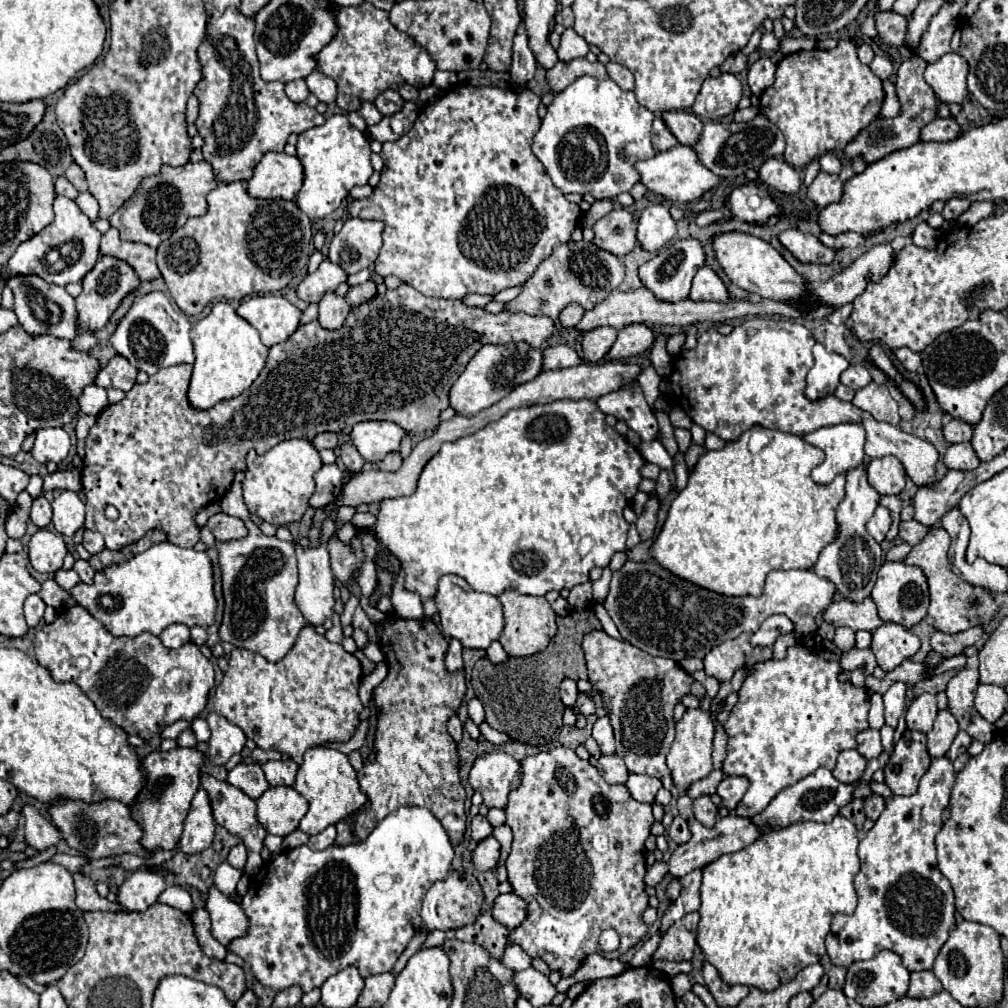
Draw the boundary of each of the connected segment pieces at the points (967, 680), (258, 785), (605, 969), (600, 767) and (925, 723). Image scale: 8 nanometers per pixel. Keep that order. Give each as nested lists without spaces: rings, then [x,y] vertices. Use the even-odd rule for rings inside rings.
[[[962,668],[946,688],[948,694],[948,710],[956,716],[960,730],[968,732],[974,740],[982,744],[990,744],[994,740],[996,728],[986,722],[974,708],[974,694],[978,688],[978,670]]]
[[[238,764],[234,770],[228,772],[228,782],[246,792],[254,800],[260,798],[270,788],[258,764]]]
[[[592,952],[592,954],[588,954],[588,956],[582,960],[580,968],[578,968],[572,976],[562,978],[562,980],[556,984],[556,990],[558,990],[558,992],[566,992],[570,986],[574,986],[574,984],[578,984],[578,982],[594,982],[594,980],[598,980],[598,978],[618,976],[618,974],[624,972],[624,968],[626,968],[626,966],[624,966],[620,960],[608,960],[608,958],[604,958],[602,954]]]
[[[610,754],[610,756],[600,756],[598,758],[598,764],[596,764],[596,770],[600,772],[600,776],[608,782],[608,784],[626,784],[628,780],[628,770],[626,770],[626,764],[620,756],[616,754]]]
[[[920,694],[906,712],[906,724],[910,730],[930,732],[936,720],[936,696],[934,694]]]

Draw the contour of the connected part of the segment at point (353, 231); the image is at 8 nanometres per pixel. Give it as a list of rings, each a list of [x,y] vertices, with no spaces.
[[[348,218],[342,230],[332,238],[328,258],[342,266],[346,274],[372,268],[382,248],[382,230],[384,224],[378,220]]]

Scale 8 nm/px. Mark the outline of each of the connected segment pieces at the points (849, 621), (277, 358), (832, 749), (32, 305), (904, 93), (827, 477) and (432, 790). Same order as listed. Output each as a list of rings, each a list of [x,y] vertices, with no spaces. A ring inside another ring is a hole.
[[[870,596],[864,598],[862,602],[850,602],[850,600],[832,602],[824,610],[824,620],[834,626],[848,626],[852,630],[868,630],[868,632],[874,632],[884,624]]]
[[[402,284],[396,290],[388,290],[388,294],[384,294],[384,296],[376,294],[372,300],[368,300],[368,302],[364,302],[360,306],[354,306],[352,312],[348,314],[344,326],[338,328],[338,330],[326,330],[316,320],[300,326],[288,340],[284,340],[284,342],[280,342],[280,344],[270,348],[266,366],[262,368],[260,376],[254,380],[254,384],[248,390],[244,390],[236,398],[222,400],[220,404],[216,404],[216,406],[212,406],[208,410],[198,410],[198,408],[190,406],[190,402],[188,402],[188,386],[190,386],[190,374],[192,374],[192,366],[190,364],[176,364],[176,366],[170,366],[170,368],[162,368],[146,384],[136,384],[130,392],[126,392],[124,400],[104,408],[98,414],[96,424],[90,428],[90,434],[86,438],[86,458],[84,458],[84,468],[82,468],[82,486],[84,486],[84,492],[86,492],[86,528],[100,532],[104,536],[104,542],[106,542],[108,550],[120,550],[120,548],[124,548],[124,544],[134,544],[136,540],[140,540],[152,528],[162,530],[168,536],[168,542],[172,542],[176,546],[194,548],[196,542],[200,540],[200,528],[196,528],[196,520],[194,520],[196,512],[200,512],[200,508],[204,508],[204,504],[212,504],[212,500],[222,500],[224,498],[224,494],[228,492],[228,488],[234,482],[234,474],[236,472],[246,472],[246,454],[250,450],[256,450],[260,454],[268,452],[268,434],[270,434],[270,448],[274,448],[276,444],[280,444],[284,440],[290,440],[290,438],[312,440],[316,434],[322,434],[322,432],[350,434],[352,426],[356,422],[364,422],[364,420],[390,420],[390,422],[396,422],[398,426],[402,426],[408,434],[430,434],[440,424],[440,412],[450,406],[448,392],[450,392],[452,384],[460,378],[460,372],[464,372],[468,360],[482,346],[486,346],[486,344],[508,344],[508,342],[524,340],[530,346],[538,348],[538,346],[544,346],[546,340],[550,336],[558,334],[560,330],[562,330],[560,322],[556,322],[550,316],[528,316],[524,312],[490,314],[490,312],[486,312],[480,306],[466,306],[462,300],[430,298],[430,296],[424,296],[424,294],[416,292],[416,288],[412,288],[410,284]],[[108,504],[116,506],[118,512],[120,512],[120,518],[114,520],[114,522],[104,516],[104,508]]]
[[[802,642],[790,646],[786,658],[782,660],[770,658],[748,666],[744,684],[738,690],[738,702],[724,724],[724,732],[728,736],[728,754],[722,772],[746,776],[750,782],[748,792],[736,806],[738,816],[750,818],[762,812],[782,788],[810,776],[820,766],[834,770],[838,754],[846,748],[856,748],[856,734],[868,728],[870,696],[866,688],[856,688],[850,682],[840,682],[838,674],[842,672],[844,668],[840,666],[840,662],[820,658]]]
[[[14,276],[8,278],[6,284],[14,292],[14,312],[18,316],[18,322],[28,334],[52,334],[58,338],[74,338],[78,334],[76,300],[64,288],[46,284],[38,276]]]
[[[914,56],[914,58],[904,60],[900,64],[898,74],[896,74],[896,94],[898,94],[898,100],[902,104],[902,114],[896,116],[896,118],[882,118],[880,116],[868,128],[864,128],[858,134],[858,138],[852,140],[844,148],[844,154],[846,154],[848,160],[852,160],[856,156],[864,156],[864,160],[870,164],[870,162],[876,162],[876,160],[884,158],[890,152],[908,148],[908,146],[918,142],[920,128],[936,118],[936,110],[940,106],[940,102],[934,96],[934,90],[924,82],[924,76],[922,76],[924,68],[926,68],[926,62],[920,56]]]
[[[846,422],[846,424],[818,428],[810,434],[806,434],[804,440],[818,446],[818,448],[822,448],[824,454],[826,454],[824,462],[812,470],[812,480],[818,482],[818,484],[832,482],[836,474],[844,474],[850,468],[862,464],[862,460],[864,460],[864,426],[860,422]]]
[[[388,614],[388,618],[384,618],[382,622],[374,622],[374,628],[376,628],[376,636],[382,642],[382,652],[388,662],[388,676],[372,692],[372,700],[378,708],[374,752],[364,762],[364,768],[358,772],[358,782],[362,792],[368,796],[368,802],[364,808],[352,814],[350,820],[344,818],[336,824],[338,830],[336,844],[346,846],[350,842],[364,840],[384,816],[388,816],[390,812],[394,812],[398,806],[404,804],[426,806],[428,810],[432,810],[432,814],[448,830],[452,844],[458,844],[464,838],[464,830],[466,830],[466,812],[464,812],[466,790],[460,782],[456,742],[448,734],[446,724],[452,716],[458,714],[458,708],[464,700],[466,694],[464,670],[450,672],[446,668],[444,658],[448,650],[448,640],[428,616],[420,620],[412,620],[412,618],[400,618],[396,614]]]

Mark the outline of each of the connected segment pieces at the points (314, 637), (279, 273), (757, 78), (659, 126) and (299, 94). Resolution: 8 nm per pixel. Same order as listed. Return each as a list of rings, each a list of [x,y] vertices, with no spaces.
[[[304,626],[296,644],[280,662],[268,662],[264,656],[234,648],[228,670],[214,696],[214,710],[240,726],[258,748],[278,750],[296,764],[302,754],[324,742],[348,742],[360,724],[358,714],[364,708],[358,698],[360,662],[344,652],[340,644],[328,642],[314,626]]]
[[[220,182],[208,194],[208,212],[200,218],[190,218],[158,246],[158,268],[178,308],[188,316],[198,316],[208,304],[222,298],[242,300],[248,294],[278,292],[286,288],[292,278],[306,268],[310,244],[312,222],[300,212],[300,208],[296,208],[296,202],[258,200],[246,192],[244,182]]]
[[[760,58],[748,68],[748,84],[754,96],[762,96],[764,90],[772,86],[776,74],[776,66],[770,62],[770,58]]]
[[[654,118],[654,126],[652,126],[652,146],[654,146],[654,150],[656,152],[664,152],[664,150],[674,148],[676,144],[678,144],[678,140],[668,130],[664,120],[662,118]]]
[[[294,80],[294,82],[288,82],[286,84],[286,94],[292,102],[304,102],[306,96],[310,94],[308,86],[304,84],[304,80]]]

